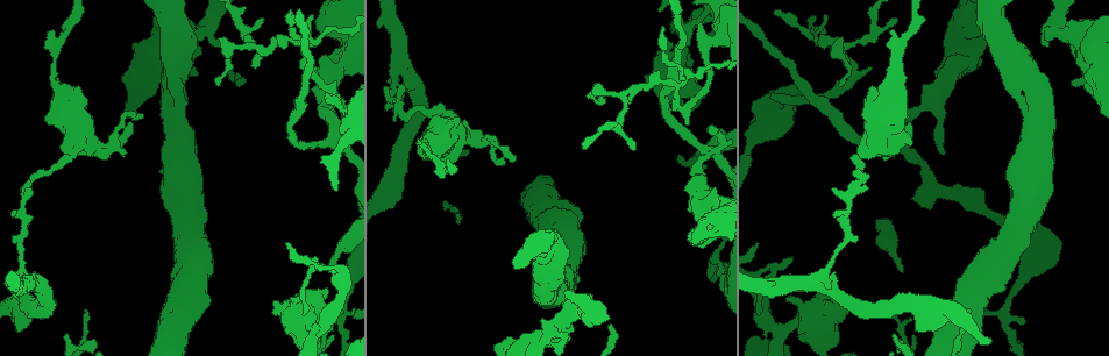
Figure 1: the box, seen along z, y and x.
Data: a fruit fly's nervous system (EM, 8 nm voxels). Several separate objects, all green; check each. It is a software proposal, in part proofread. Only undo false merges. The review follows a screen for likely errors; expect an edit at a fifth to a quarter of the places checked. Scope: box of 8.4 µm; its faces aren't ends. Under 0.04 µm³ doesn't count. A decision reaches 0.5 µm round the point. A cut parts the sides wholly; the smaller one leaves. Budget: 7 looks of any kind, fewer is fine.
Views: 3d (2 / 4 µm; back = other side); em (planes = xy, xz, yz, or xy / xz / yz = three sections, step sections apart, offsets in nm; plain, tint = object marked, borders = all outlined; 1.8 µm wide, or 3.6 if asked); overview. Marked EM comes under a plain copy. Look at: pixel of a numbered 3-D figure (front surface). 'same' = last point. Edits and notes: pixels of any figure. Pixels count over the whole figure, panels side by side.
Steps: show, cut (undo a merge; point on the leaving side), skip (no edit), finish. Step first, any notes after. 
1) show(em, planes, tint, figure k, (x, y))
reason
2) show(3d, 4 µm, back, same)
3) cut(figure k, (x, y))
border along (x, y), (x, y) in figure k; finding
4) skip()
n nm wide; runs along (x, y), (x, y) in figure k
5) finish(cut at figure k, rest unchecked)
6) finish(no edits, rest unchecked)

show(em, xz, step 16, tint, figure 1, (704, 201))
touches itself

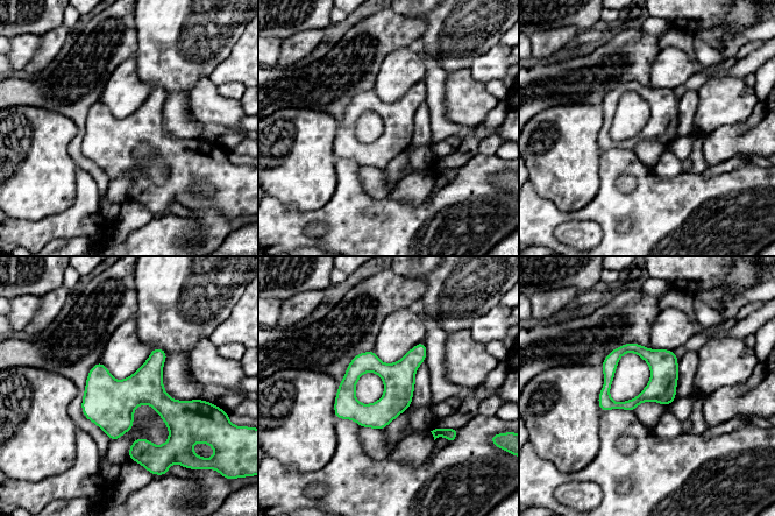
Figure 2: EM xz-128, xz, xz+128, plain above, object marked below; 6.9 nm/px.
show(em, planes, tint, same)
cut it another way

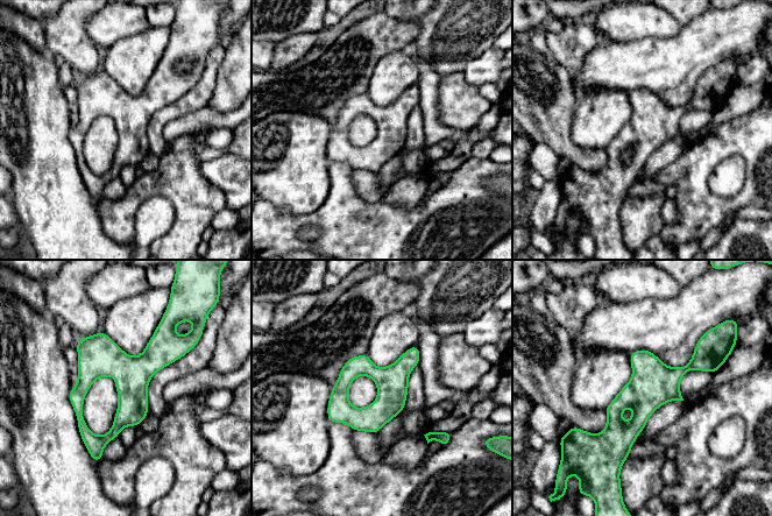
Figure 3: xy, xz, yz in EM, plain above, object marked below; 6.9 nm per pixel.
skip()
220 nm wide; runs along (161, 333), (97, 456) in figure 3; all the same neuron

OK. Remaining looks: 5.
show(em, xz, step 16, tint, figure 1, (626, 104))
abrupt turn

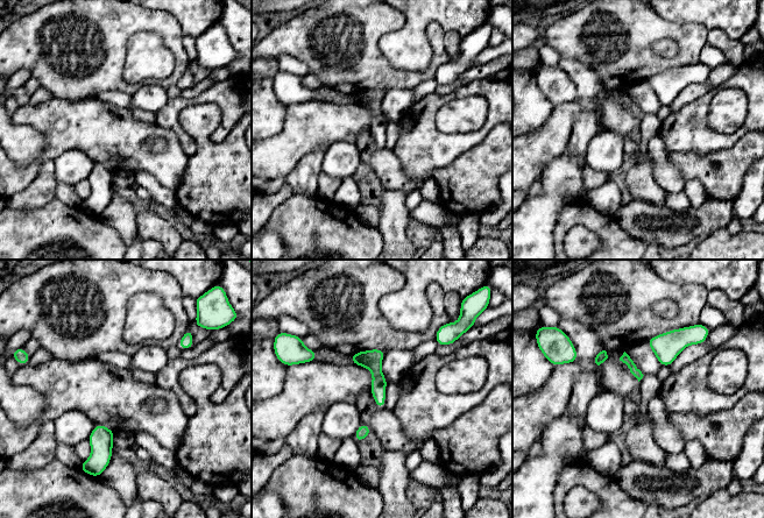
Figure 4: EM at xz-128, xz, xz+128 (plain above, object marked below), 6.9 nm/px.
skip()
runs along (356, 355), (376, 370), (381, 405) in figure 4; one neuron here

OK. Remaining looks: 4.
show(3d, 4 µm, figure 1, (861, 159))
calibre changes

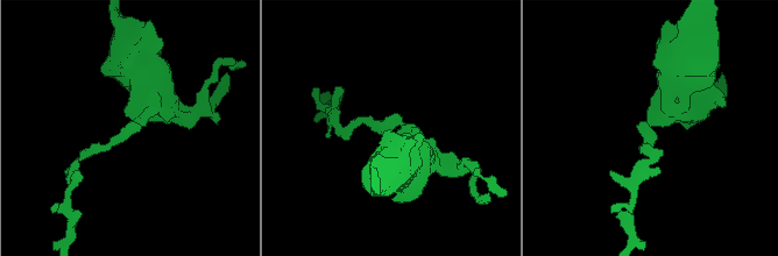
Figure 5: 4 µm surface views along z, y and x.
show(em, planes, tint, figure 5, (136, 125))

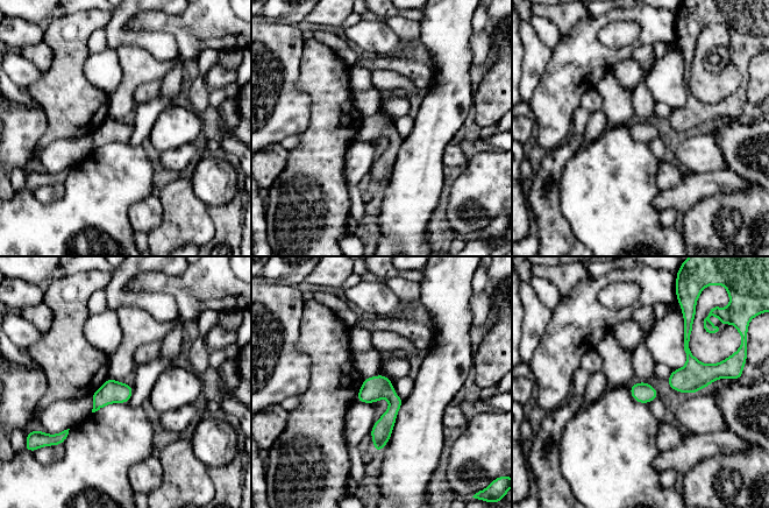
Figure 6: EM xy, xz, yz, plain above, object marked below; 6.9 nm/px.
skip()
runs along (382, 378), (392, 411), (377, 449) in figure 6; one neuron here

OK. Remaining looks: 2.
finish(no edits, rest unchecked)

